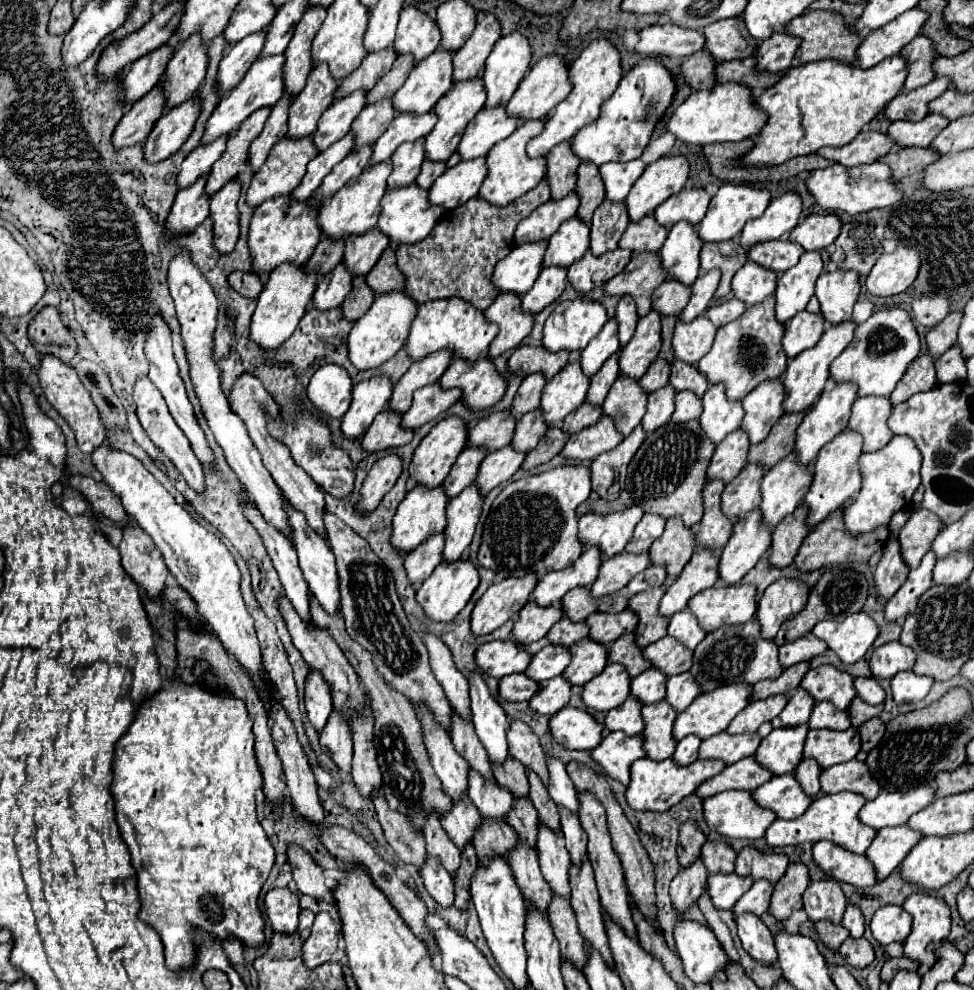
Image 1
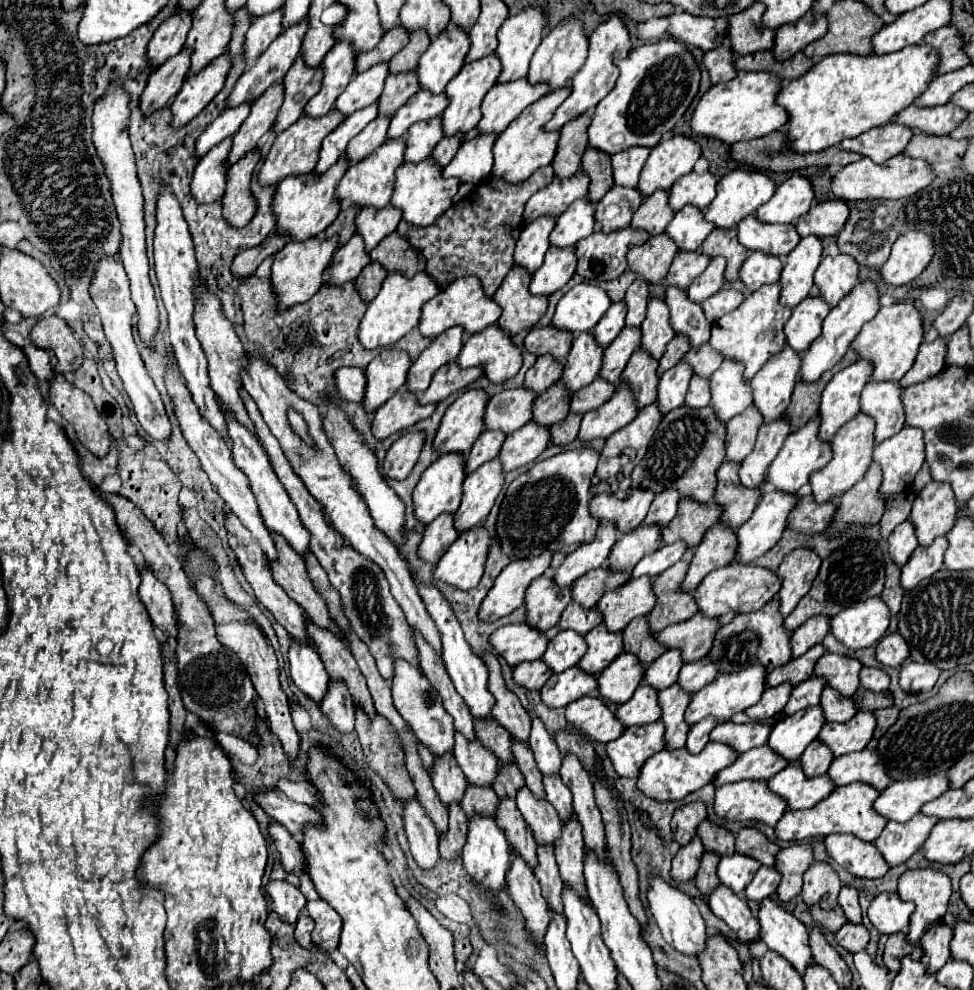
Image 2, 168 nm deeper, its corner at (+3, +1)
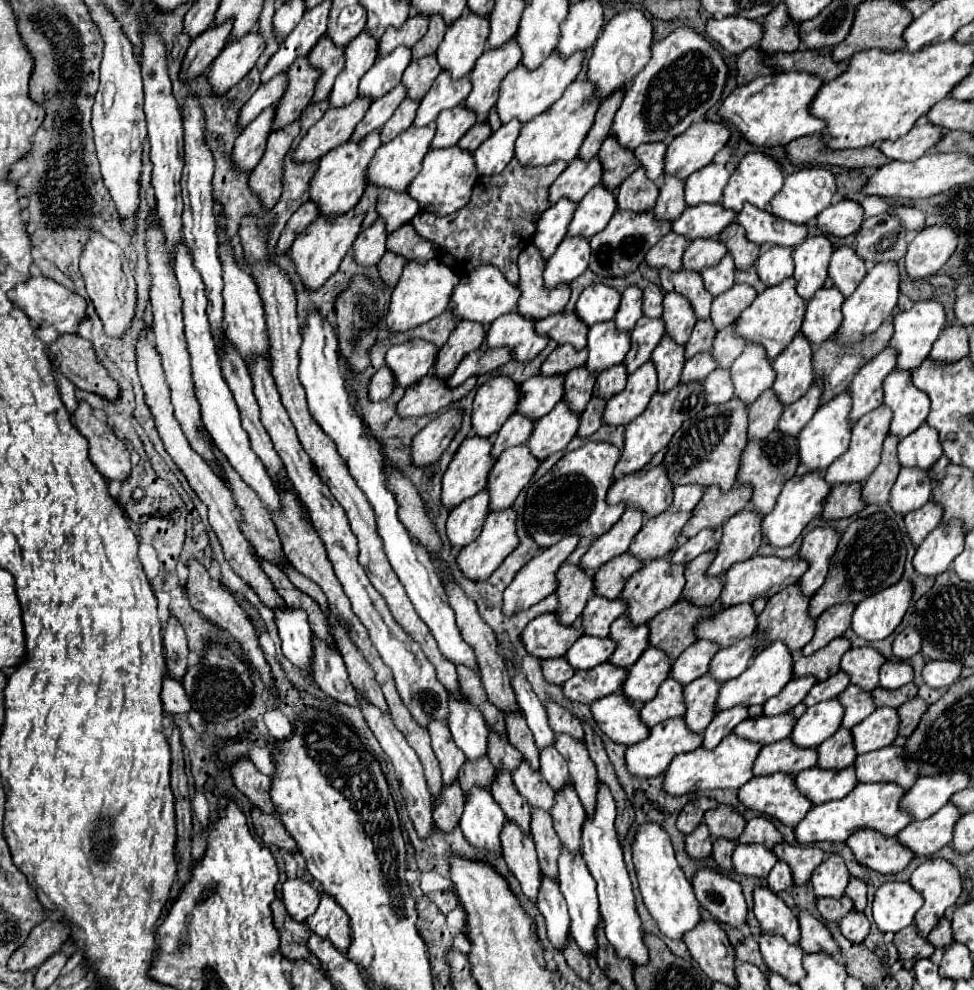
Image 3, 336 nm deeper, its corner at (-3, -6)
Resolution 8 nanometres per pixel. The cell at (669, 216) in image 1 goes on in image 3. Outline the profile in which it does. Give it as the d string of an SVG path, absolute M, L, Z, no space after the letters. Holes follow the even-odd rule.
M707 165L685 181L685 203L689 207L697 203L719 203L721 191L729 181L729 171L725 165Z

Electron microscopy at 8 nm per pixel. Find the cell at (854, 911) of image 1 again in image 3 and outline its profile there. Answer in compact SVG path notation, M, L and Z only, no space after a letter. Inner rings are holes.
M851 879L849 885L847 885L847 889L845 889L845 895L853 901L857 913L863 913L863 911L865 911L865 903L867 903L867 885L865 885L861 879Z

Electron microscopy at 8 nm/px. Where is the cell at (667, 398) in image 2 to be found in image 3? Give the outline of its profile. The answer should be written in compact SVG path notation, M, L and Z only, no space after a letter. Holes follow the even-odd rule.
M699 353L685 363L681 373L681 385L703 381L713 369L715 369L715 363L711 363L711 353Z

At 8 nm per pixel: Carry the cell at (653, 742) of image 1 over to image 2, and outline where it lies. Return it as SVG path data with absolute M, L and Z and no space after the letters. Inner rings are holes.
M673 684L659 692L659 704L663 708L663 724L665 724L665 738L667 750L675 750L685 746L689 724L685 724L685 708L689 706L689 692L685 692L679 684Z

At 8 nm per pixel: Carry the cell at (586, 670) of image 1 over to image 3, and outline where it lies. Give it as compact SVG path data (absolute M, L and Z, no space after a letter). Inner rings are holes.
M625 615L615 619L615 623L611 623L609 639L615 639L617 647L615 653L609 657L609 663L623 669L631 667L639 659L639 655L647 649L647 633L649 633L647 625L631 627Z

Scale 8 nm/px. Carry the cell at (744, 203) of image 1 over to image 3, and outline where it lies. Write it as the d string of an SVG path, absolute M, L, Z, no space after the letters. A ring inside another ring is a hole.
M749 153L729 177L721 205L739 213L745 203L769 209L771 199L783 187L781 167L763 153Z

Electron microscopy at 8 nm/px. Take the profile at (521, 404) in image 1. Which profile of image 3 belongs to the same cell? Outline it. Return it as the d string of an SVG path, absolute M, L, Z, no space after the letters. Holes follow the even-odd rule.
M561 345L557 347L541 365L541 375L551 377L551 375L565 375L571 369L583 367L587 361L587 349L575 351L571 345Z

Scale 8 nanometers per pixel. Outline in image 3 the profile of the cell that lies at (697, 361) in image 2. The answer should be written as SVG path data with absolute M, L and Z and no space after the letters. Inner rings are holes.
M725 327L723 331L717 331L709 353L717 361L719 369L729 369L733 365L733 361L741 355L743 349L745 349L745 343L739 343L739 339L735 339L735 335L731 335L731 327Z

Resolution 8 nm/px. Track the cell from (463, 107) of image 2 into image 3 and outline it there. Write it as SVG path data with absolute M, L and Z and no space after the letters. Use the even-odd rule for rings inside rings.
M515 39L497 49L487 49L469 73L473 85L465 107L475 113L477 123L485 121L495 105L495 95L499 95L499 83L505 75L519 65L519 45Z

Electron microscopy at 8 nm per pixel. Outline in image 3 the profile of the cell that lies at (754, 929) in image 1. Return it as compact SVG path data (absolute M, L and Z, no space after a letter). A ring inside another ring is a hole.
M699 869L691 883L697 901L719 923L727 923L733 929L747 923L747 903L737 881L713 869Z

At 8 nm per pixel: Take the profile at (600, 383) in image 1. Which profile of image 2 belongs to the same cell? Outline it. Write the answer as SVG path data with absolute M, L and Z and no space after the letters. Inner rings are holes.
M625 326L619 336L605 348L603 356L603 368L599 376L611 384L619 384L621 372L625 370L625 364L629 362L629 356L641 346L641 328L629 328Z

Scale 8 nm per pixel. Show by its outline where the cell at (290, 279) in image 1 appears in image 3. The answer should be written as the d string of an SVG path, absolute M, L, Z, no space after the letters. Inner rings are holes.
M345 215L343 219L335 219L335 223L323 223L323 219L315 219L311 223L311 227L307 227L307 231L303 231L291 245L289 249L289 257L293 259L295 271L301 277L301 283L305 289L315 291L319 287L323 287L323 283L339 269L341 259L345 257L345 253L351 249L353 241L357 239L359 231L361 231L361 215Z

